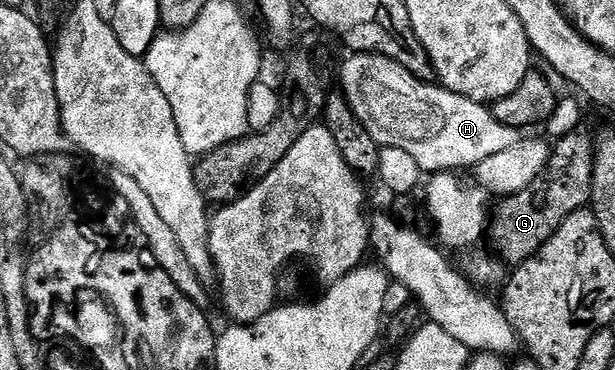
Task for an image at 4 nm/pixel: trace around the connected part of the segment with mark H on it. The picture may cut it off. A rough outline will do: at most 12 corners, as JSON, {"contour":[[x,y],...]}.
{"contour":[[358,52],[340,68],[374,142],[421,173],[475,169],[522,136],[476,100]]}

